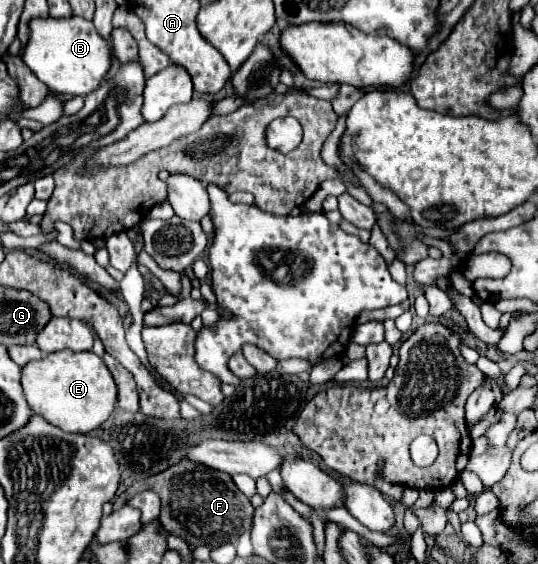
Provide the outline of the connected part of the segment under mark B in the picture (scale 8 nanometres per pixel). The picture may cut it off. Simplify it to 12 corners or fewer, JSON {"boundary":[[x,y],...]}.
{"boundary":[[81,17],[33,19],[25,65],[55,93],[89,95],[111,47]]}

